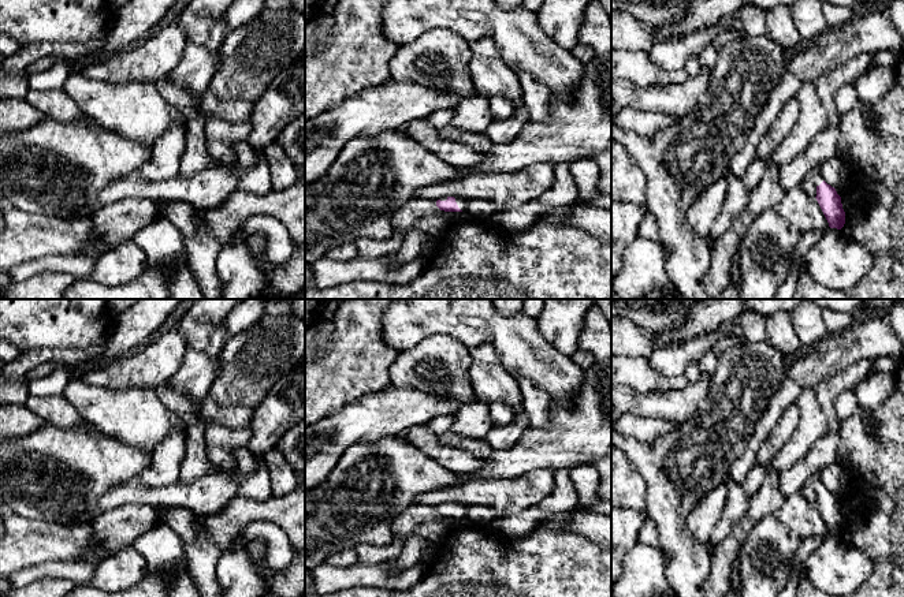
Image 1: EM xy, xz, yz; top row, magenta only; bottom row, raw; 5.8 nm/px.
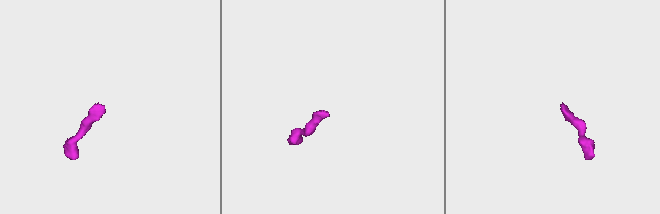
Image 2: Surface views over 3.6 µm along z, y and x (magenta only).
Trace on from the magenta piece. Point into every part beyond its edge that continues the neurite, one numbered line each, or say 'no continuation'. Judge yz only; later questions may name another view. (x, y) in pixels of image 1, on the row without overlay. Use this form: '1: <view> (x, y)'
1: yz (817, 484)

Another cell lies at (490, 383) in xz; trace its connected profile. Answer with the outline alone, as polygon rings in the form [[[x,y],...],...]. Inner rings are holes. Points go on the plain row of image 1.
[[[486,343],[470,348],[470,355],[469,376],[476,400],[488,406],[503,402],[511,407],[514,417],[521,415],[524,413],[522,391],[517,381],[505,373],[494,344]]]

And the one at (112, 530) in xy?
[[[124,504],[96,516],[92,525],[93,549],[81,560],[98,564],[120,549],[133,545],[160,522],[157,507]]]

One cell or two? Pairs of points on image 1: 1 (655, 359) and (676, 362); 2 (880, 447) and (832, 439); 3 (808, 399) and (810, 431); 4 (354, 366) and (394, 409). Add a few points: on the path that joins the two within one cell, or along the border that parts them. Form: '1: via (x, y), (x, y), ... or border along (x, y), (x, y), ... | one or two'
1: via (661, 361), (670, 361) | one
2: border along (837, 433), (839, 461) | two
3: via (810, 407), (810, 422) | one
4: border along (390, 384), (367, 392), (348, 403) | two

